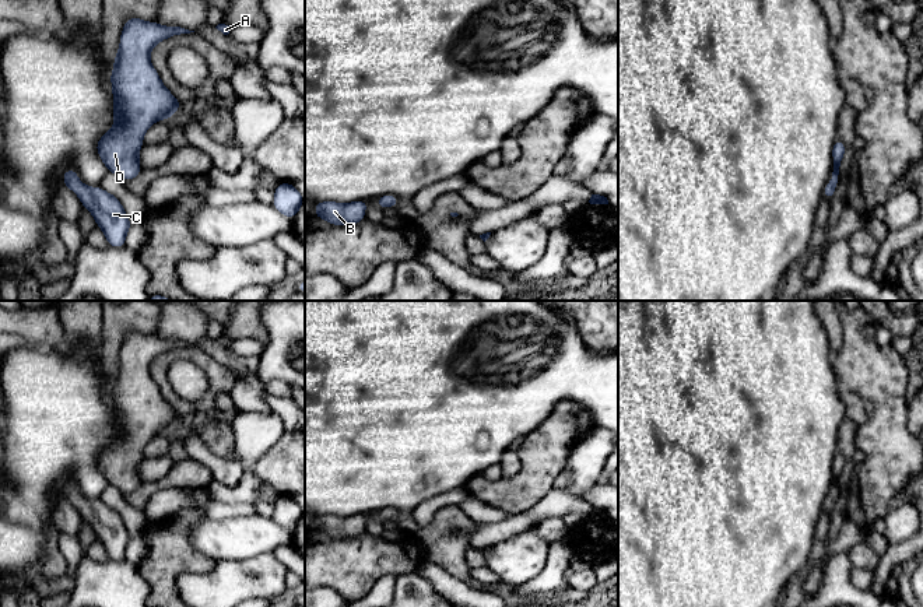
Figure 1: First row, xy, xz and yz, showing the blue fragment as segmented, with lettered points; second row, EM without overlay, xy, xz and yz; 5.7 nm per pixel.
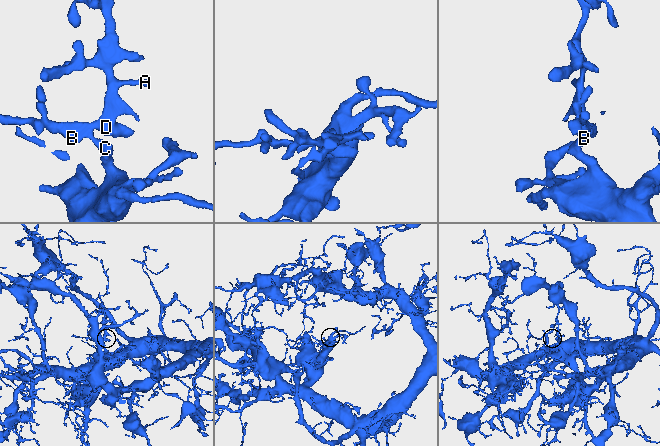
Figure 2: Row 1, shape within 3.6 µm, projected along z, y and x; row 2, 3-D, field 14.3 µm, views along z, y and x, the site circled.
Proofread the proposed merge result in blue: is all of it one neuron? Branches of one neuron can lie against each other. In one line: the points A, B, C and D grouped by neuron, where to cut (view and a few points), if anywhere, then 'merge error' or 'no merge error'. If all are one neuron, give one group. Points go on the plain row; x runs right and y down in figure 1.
groups A B C D; cut none; no merge error

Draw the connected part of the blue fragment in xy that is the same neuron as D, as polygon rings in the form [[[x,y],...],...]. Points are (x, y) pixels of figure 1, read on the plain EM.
[[[138,330],[129,331],[120,348],[120,361],[115,369],[115,380],[110,387],[113,401],[113,429],[116,438],[96,456],[95,462],[110,487],[130,494],[143,483],[138,478],[138,464],[148,439],[161,432],[169,432],[180,421],[178,414],[161,396],[159,389],[150,376],[148,368],[154,358],[173,348],[190,347],[180,340],[164,340],[157,336],[145,336]]]

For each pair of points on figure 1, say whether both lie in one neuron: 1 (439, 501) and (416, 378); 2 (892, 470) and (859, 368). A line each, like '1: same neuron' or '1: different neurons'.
1: different neurons
2: same neuron

